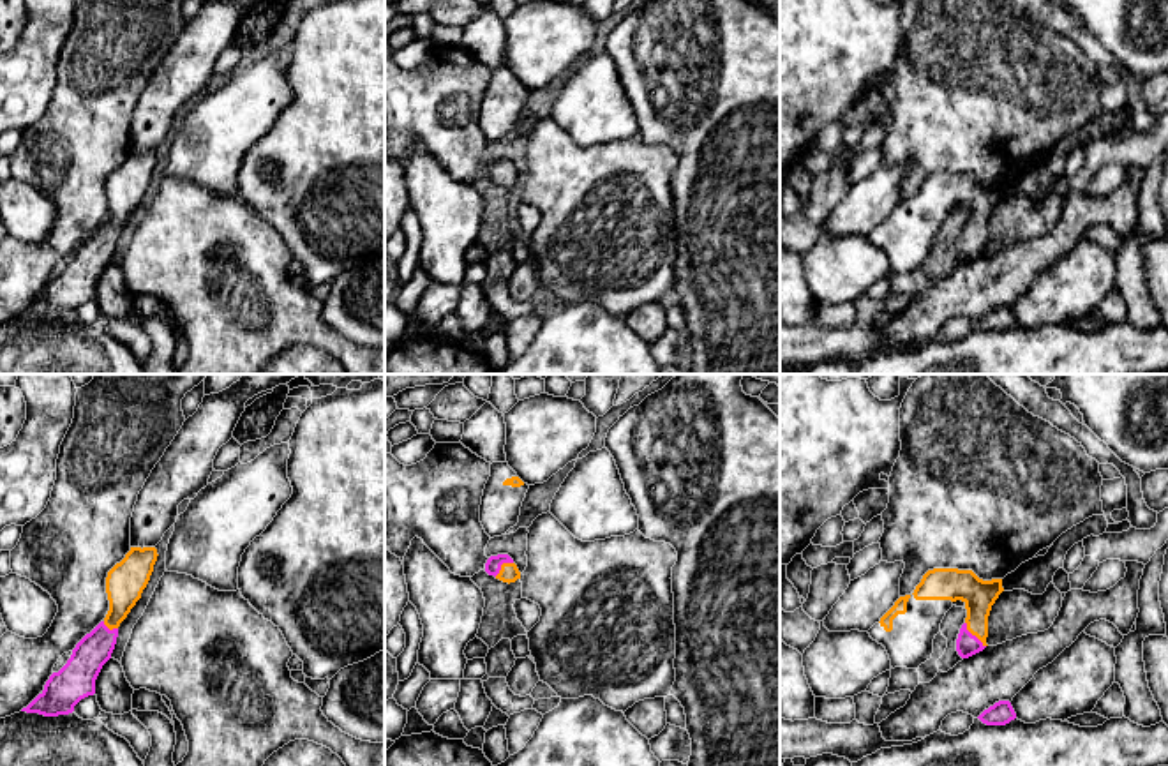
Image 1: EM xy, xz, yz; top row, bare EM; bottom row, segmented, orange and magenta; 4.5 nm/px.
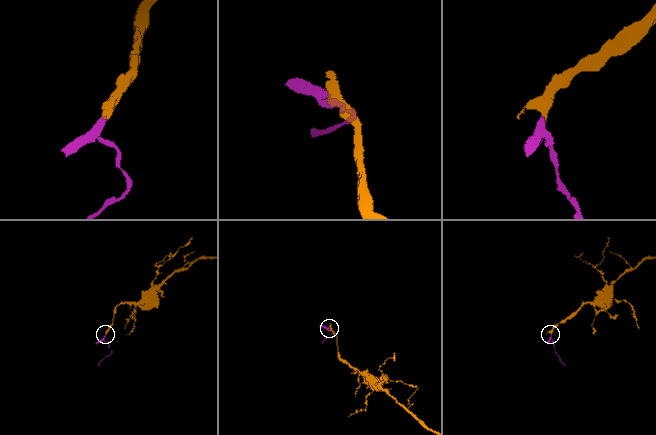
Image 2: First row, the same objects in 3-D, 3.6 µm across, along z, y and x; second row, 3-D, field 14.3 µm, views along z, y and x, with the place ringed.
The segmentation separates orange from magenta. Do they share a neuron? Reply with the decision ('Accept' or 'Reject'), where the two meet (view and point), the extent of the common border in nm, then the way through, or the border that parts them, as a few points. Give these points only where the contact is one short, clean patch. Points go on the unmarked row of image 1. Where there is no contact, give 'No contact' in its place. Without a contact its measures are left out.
Accept. Touches orange at yz (973, 239). Shared border 150 nm. Path across: yz (953, 189), (974, 209), (973, 239), (967, 249)

